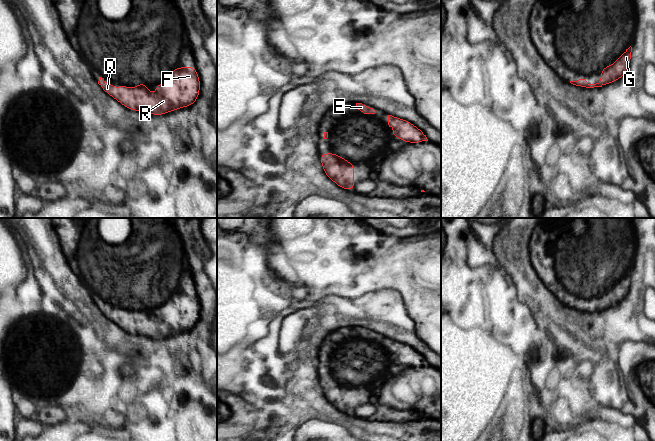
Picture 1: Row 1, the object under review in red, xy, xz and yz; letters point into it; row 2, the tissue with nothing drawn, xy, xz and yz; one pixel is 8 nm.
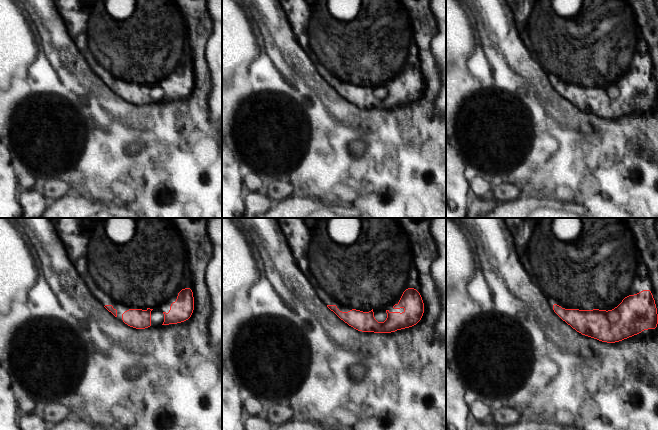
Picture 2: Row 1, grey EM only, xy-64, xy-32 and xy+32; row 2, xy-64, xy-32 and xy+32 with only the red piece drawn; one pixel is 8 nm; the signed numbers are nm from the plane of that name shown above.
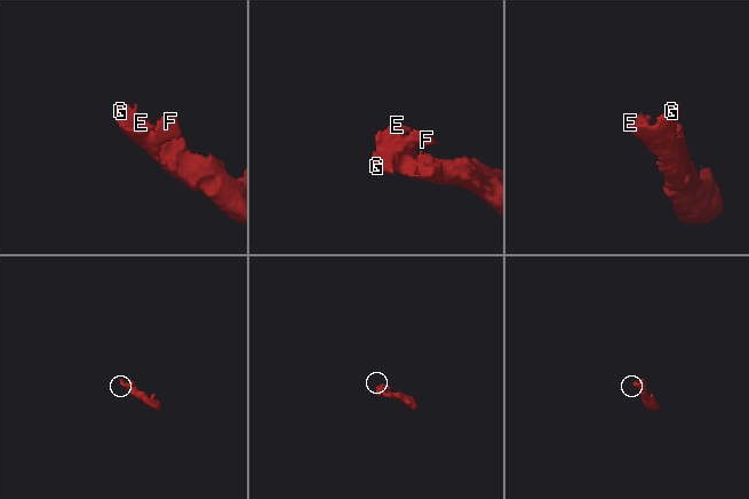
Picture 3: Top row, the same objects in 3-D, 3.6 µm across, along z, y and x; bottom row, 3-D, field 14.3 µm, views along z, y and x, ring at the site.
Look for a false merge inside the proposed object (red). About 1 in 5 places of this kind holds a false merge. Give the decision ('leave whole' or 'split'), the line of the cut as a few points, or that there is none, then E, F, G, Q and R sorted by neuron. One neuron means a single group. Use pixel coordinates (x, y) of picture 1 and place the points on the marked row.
leave whole; no cut; E F G Q R

